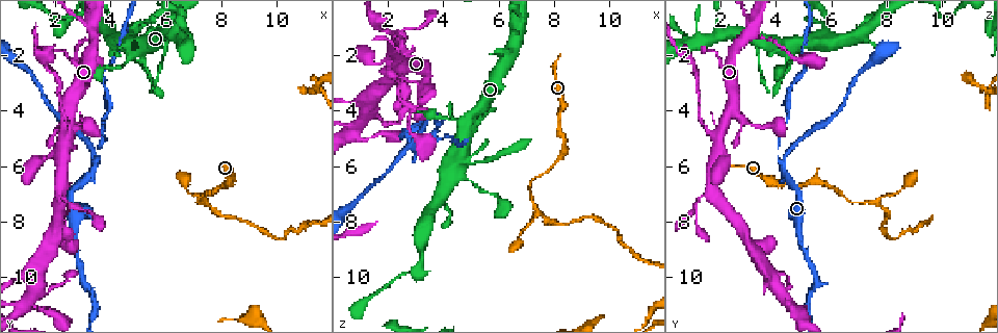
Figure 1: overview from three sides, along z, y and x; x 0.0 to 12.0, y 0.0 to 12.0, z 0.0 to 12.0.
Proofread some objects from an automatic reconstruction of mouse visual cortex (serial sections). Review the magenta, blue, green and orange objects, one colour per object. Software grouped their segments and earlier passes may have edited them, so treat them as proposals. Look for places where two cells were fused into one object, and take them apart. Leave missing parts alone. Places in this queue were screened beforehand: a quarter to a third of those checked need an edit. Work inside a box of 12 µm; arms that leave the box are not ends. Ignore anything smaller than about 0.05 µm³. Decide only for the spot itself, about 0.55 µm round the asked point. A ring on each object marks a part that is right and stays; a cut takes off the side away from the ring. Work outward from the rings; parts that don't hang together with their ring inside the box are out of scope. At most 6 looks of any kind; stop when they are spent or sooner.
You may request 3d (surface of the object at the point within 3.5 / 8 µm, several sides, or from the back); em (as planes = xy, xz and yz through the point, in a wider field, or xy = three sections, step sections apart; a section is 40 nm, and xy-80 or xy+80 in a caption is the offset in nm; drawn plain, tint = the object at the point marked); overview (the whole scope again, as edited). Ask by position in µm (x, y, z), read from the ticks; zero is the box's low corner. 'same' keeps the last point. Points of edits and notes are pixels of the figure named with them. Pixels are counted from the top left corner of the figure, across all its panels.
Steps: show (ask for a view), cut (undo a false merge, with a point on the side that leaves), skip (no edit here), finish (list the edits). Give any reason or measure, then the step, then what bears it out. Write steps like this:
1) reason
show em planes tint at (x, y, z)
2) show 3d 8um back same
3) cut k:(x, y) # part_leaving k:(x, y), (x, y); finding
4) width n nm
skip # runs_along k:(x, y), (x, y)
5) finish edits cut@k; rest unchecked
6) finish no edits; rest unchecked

show 3d 3.5um at (3.4, 6.0, 4.2)

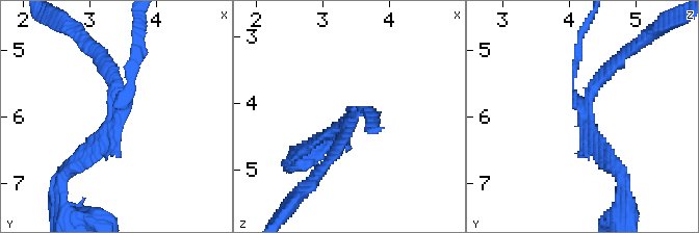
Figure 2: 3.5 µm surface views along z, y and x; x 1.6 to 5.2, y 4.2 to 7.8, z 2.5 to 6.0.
show em xy step 3 tint at (3.40, 6.00, 4.25)

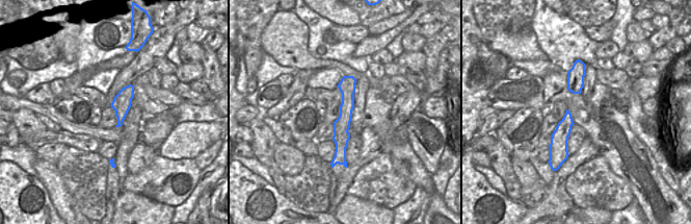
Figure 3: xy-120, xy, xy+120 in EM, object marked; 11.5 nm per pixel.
arms 3
cut 2:(139, 53) # part_leaving 2:(128, 88), (134, 28); two cells meet here

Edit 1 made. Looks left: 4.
show overview

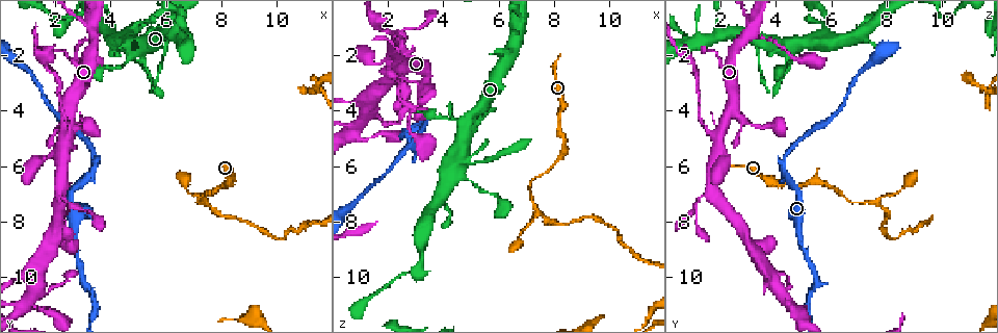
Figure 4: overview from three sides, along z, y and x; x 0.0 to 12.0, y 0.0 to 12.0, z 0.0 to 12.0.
sudden change in width
show 3d 3.5um at (2.6, 4.6, 1.3)

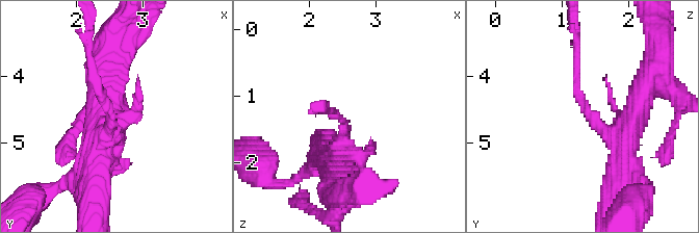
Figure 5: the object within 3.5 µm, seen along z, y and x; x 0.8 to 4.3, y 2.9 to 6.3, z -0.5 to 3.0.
need the tissue
show em xy step 5 tint at (2.50, 4.55, 1.35)

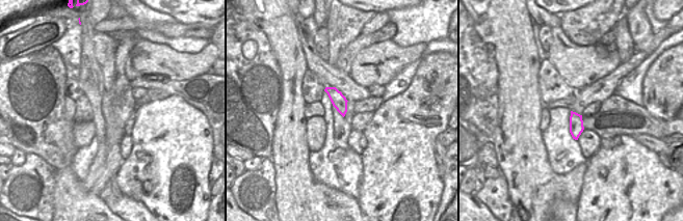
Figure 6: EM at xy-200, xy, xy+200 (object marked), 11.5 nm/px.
show em xy step 2 tint same

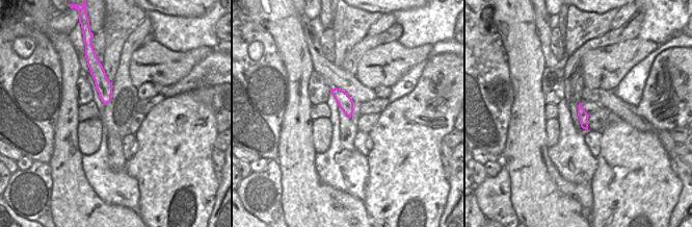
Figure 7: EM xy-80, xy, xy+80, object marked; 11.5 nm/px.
skip # runs_along 5:(340, 172), (343, 122), (321, 110); continuous, no second cell

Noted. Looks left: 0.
finish edits cut@2; rest unchecked

